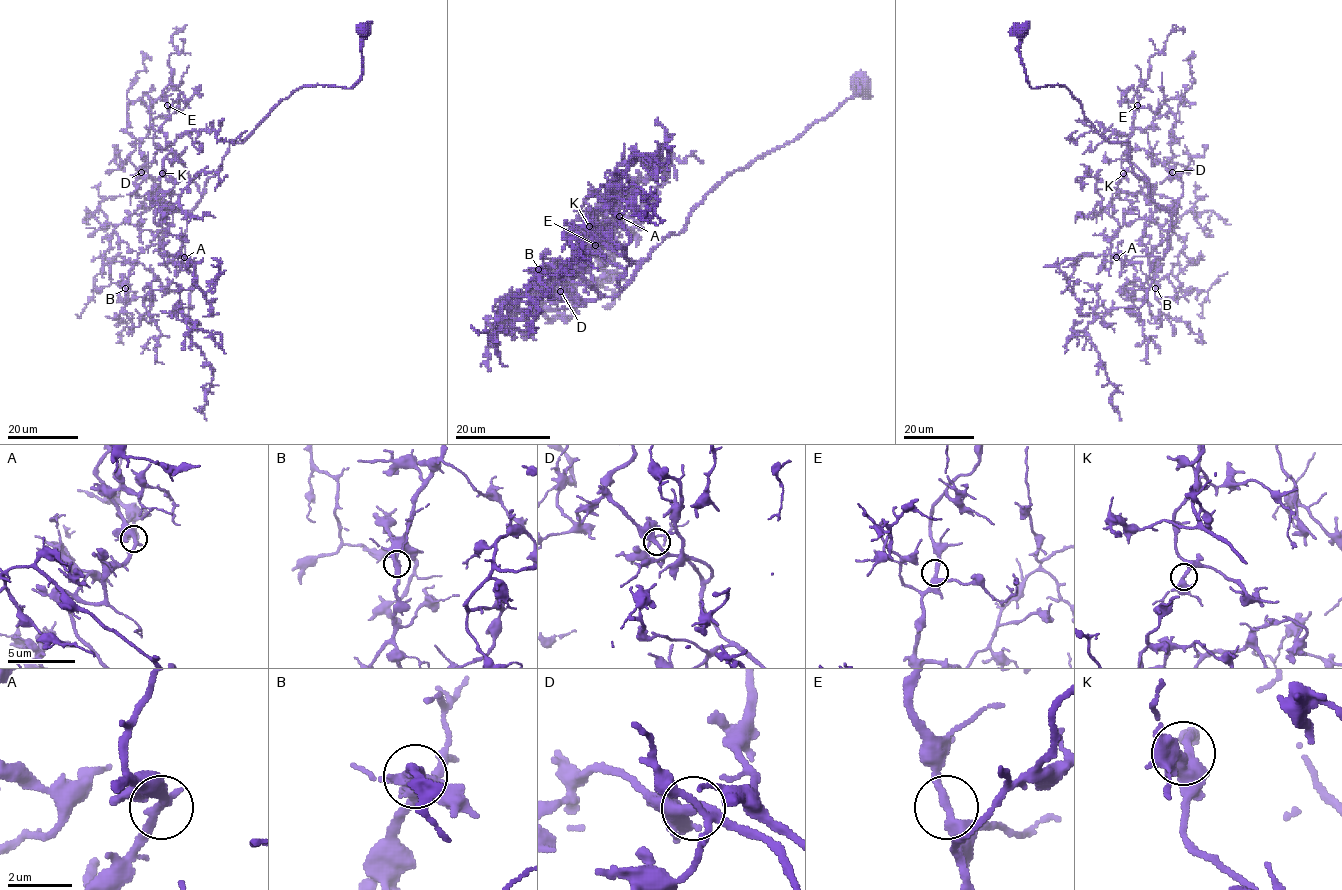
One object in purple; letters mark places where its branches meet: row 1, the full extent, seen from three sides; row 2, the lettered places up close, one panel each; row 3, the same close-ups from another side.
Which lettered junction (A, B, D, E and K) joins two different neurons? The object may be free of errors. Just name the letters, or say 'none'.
none

